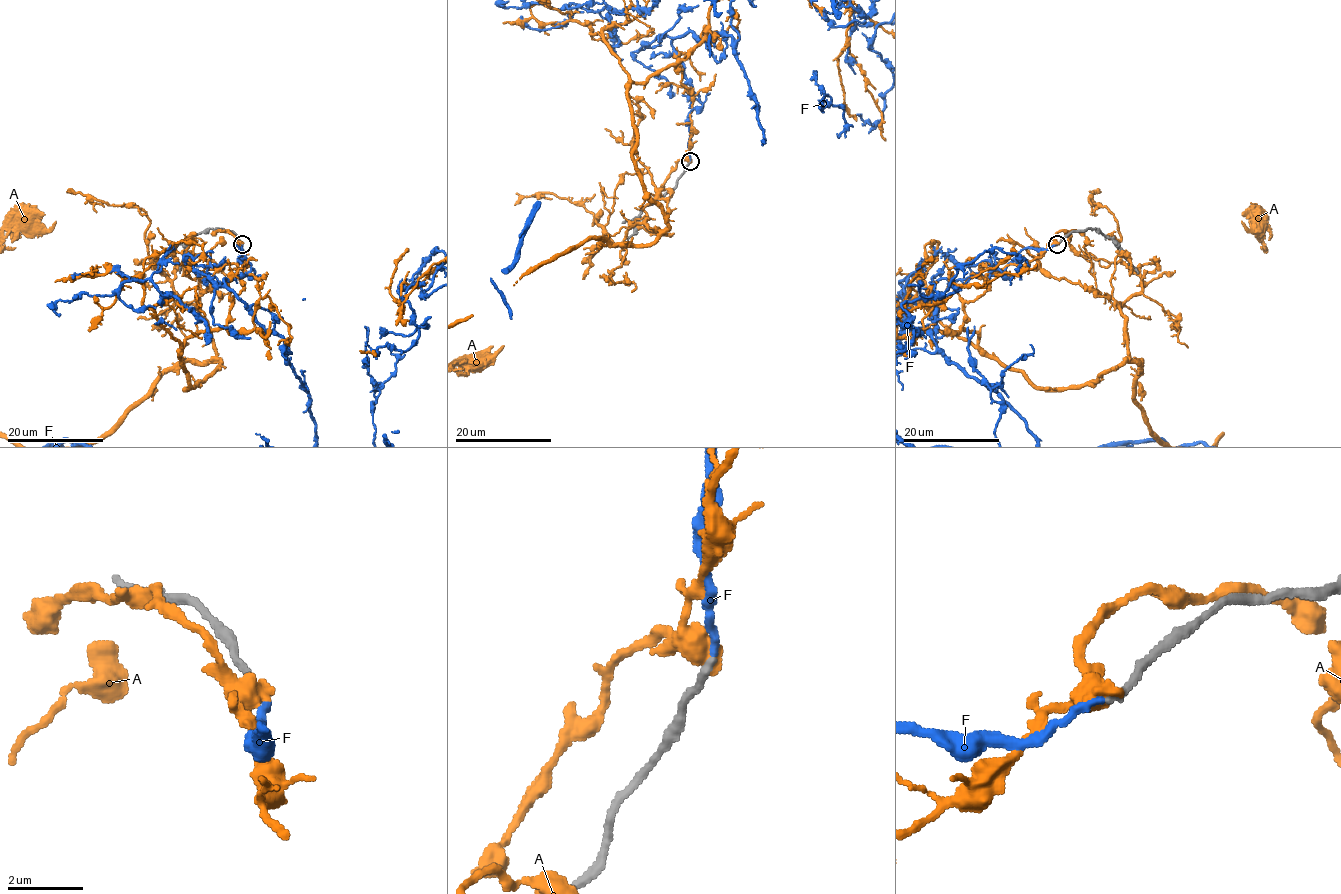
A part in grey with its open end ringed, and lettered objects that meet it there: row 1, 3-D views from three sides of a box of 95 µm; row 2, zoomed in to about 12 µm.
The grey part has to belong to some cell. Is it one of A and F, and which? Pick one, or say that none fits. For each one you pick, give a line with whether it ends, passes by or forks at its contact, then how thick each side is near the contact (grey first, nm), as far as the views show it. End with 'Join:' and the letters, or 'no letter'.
F: it ends there; 200 nm thick on the grey side, 200 nm on the other
Join: F

